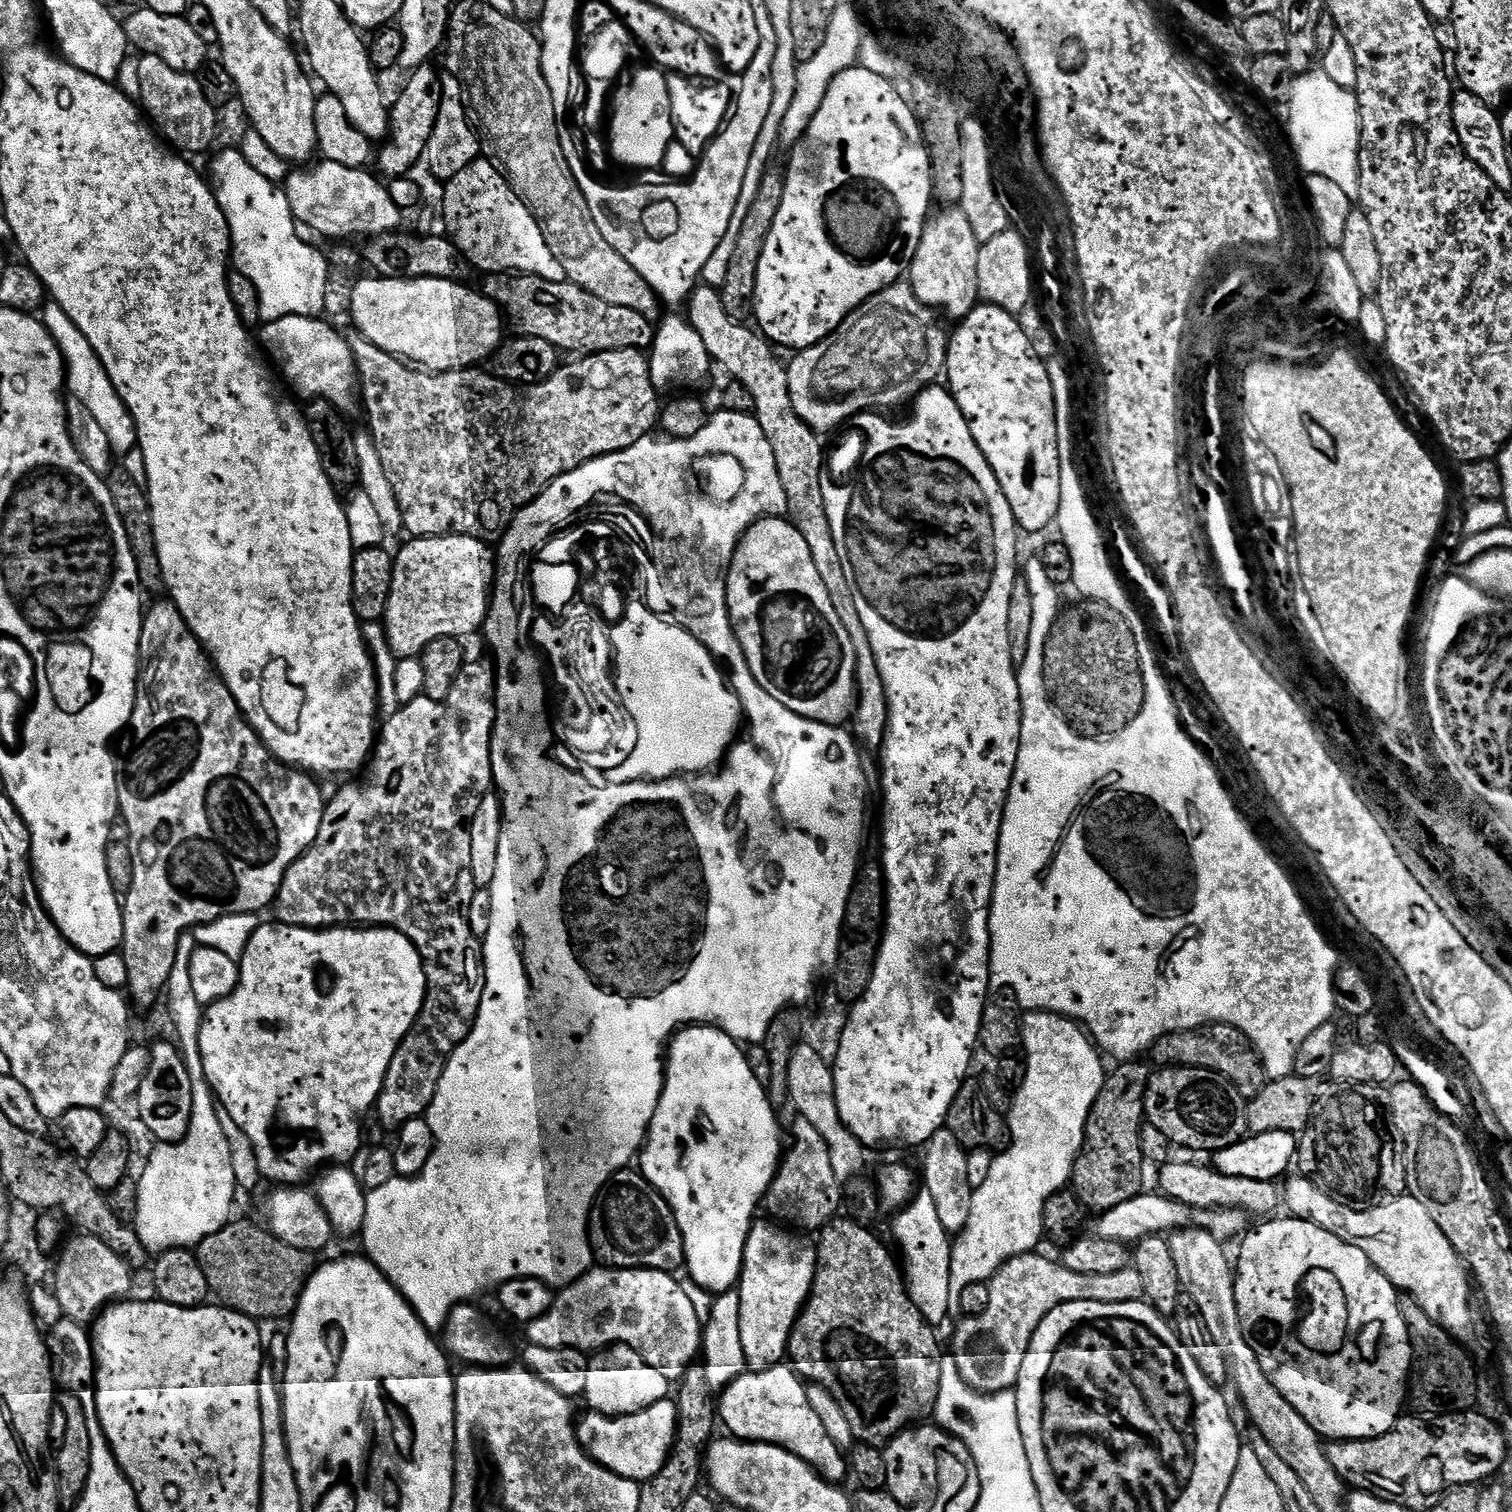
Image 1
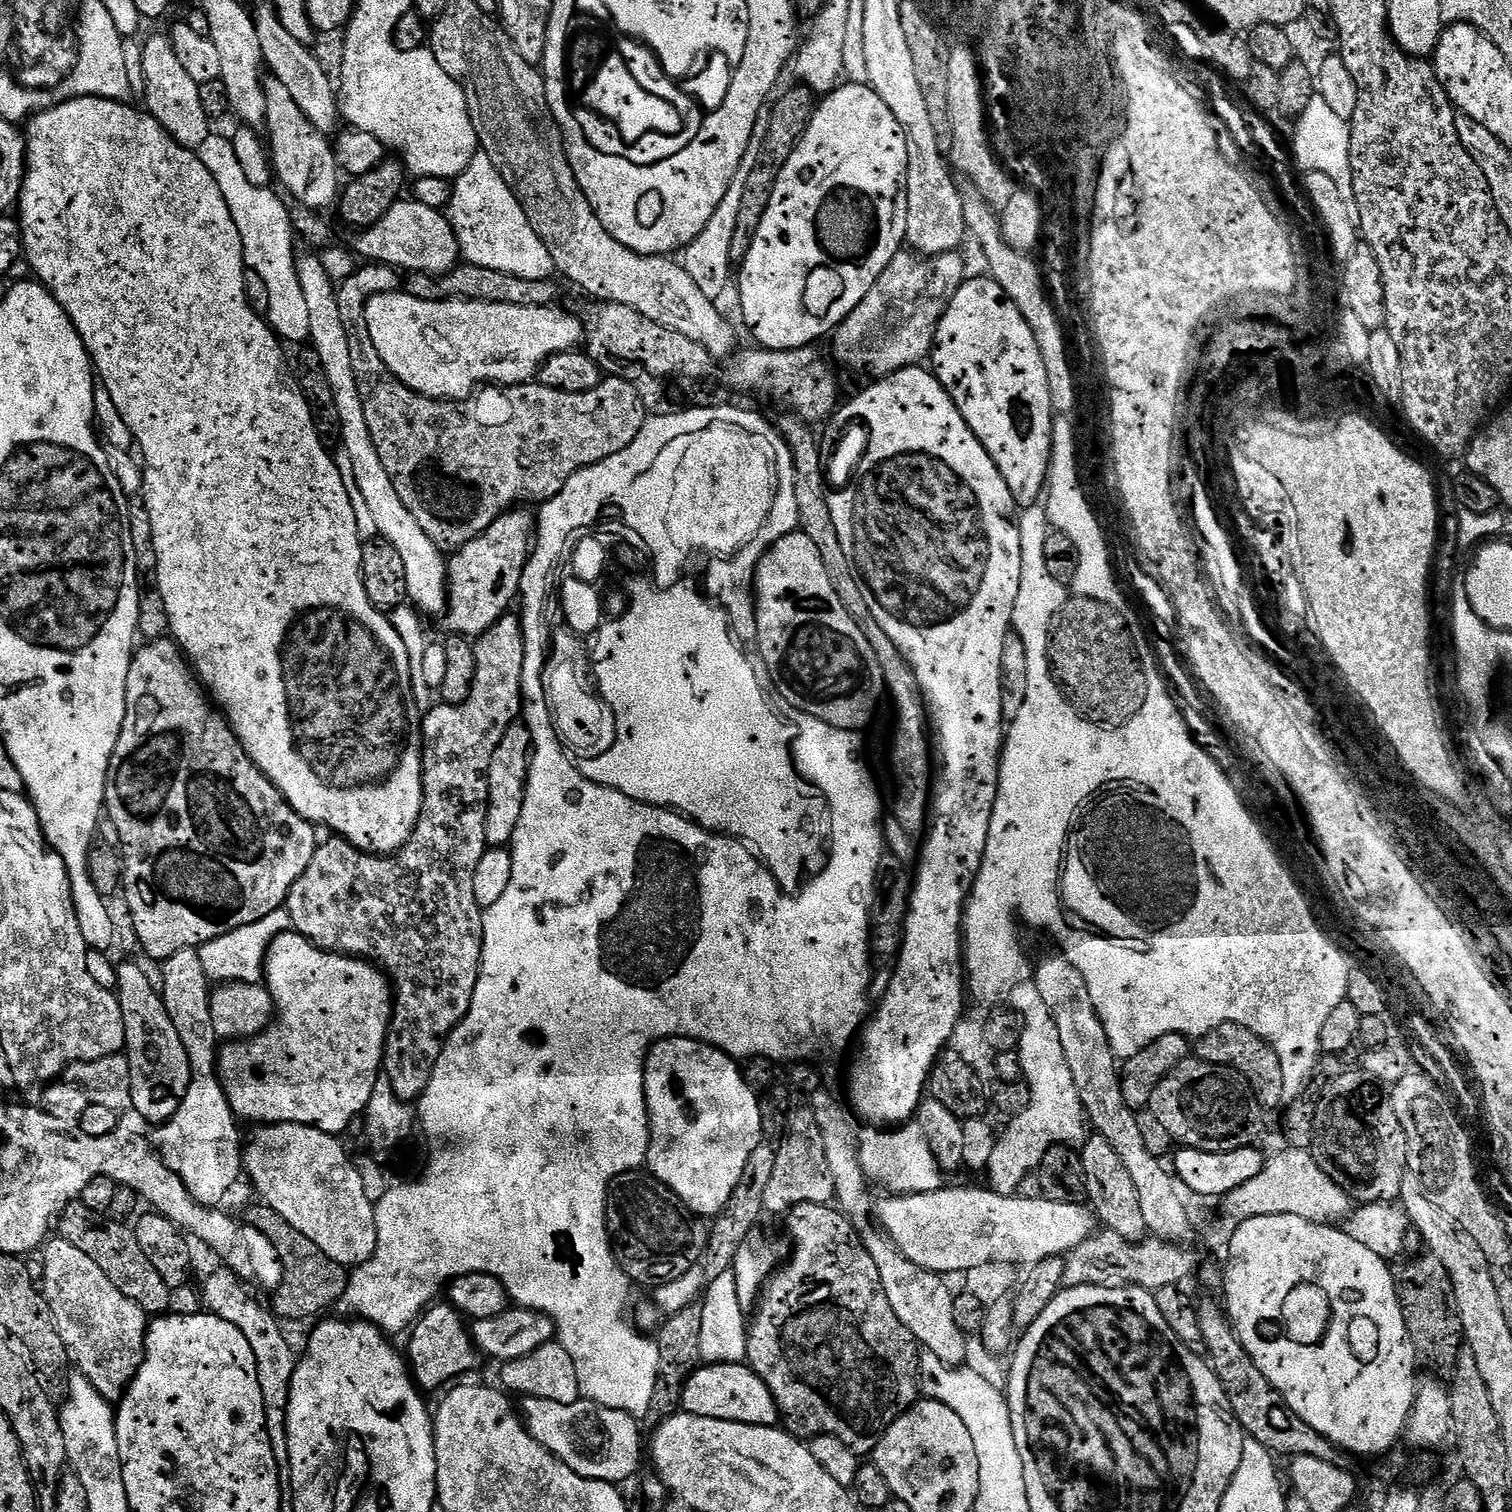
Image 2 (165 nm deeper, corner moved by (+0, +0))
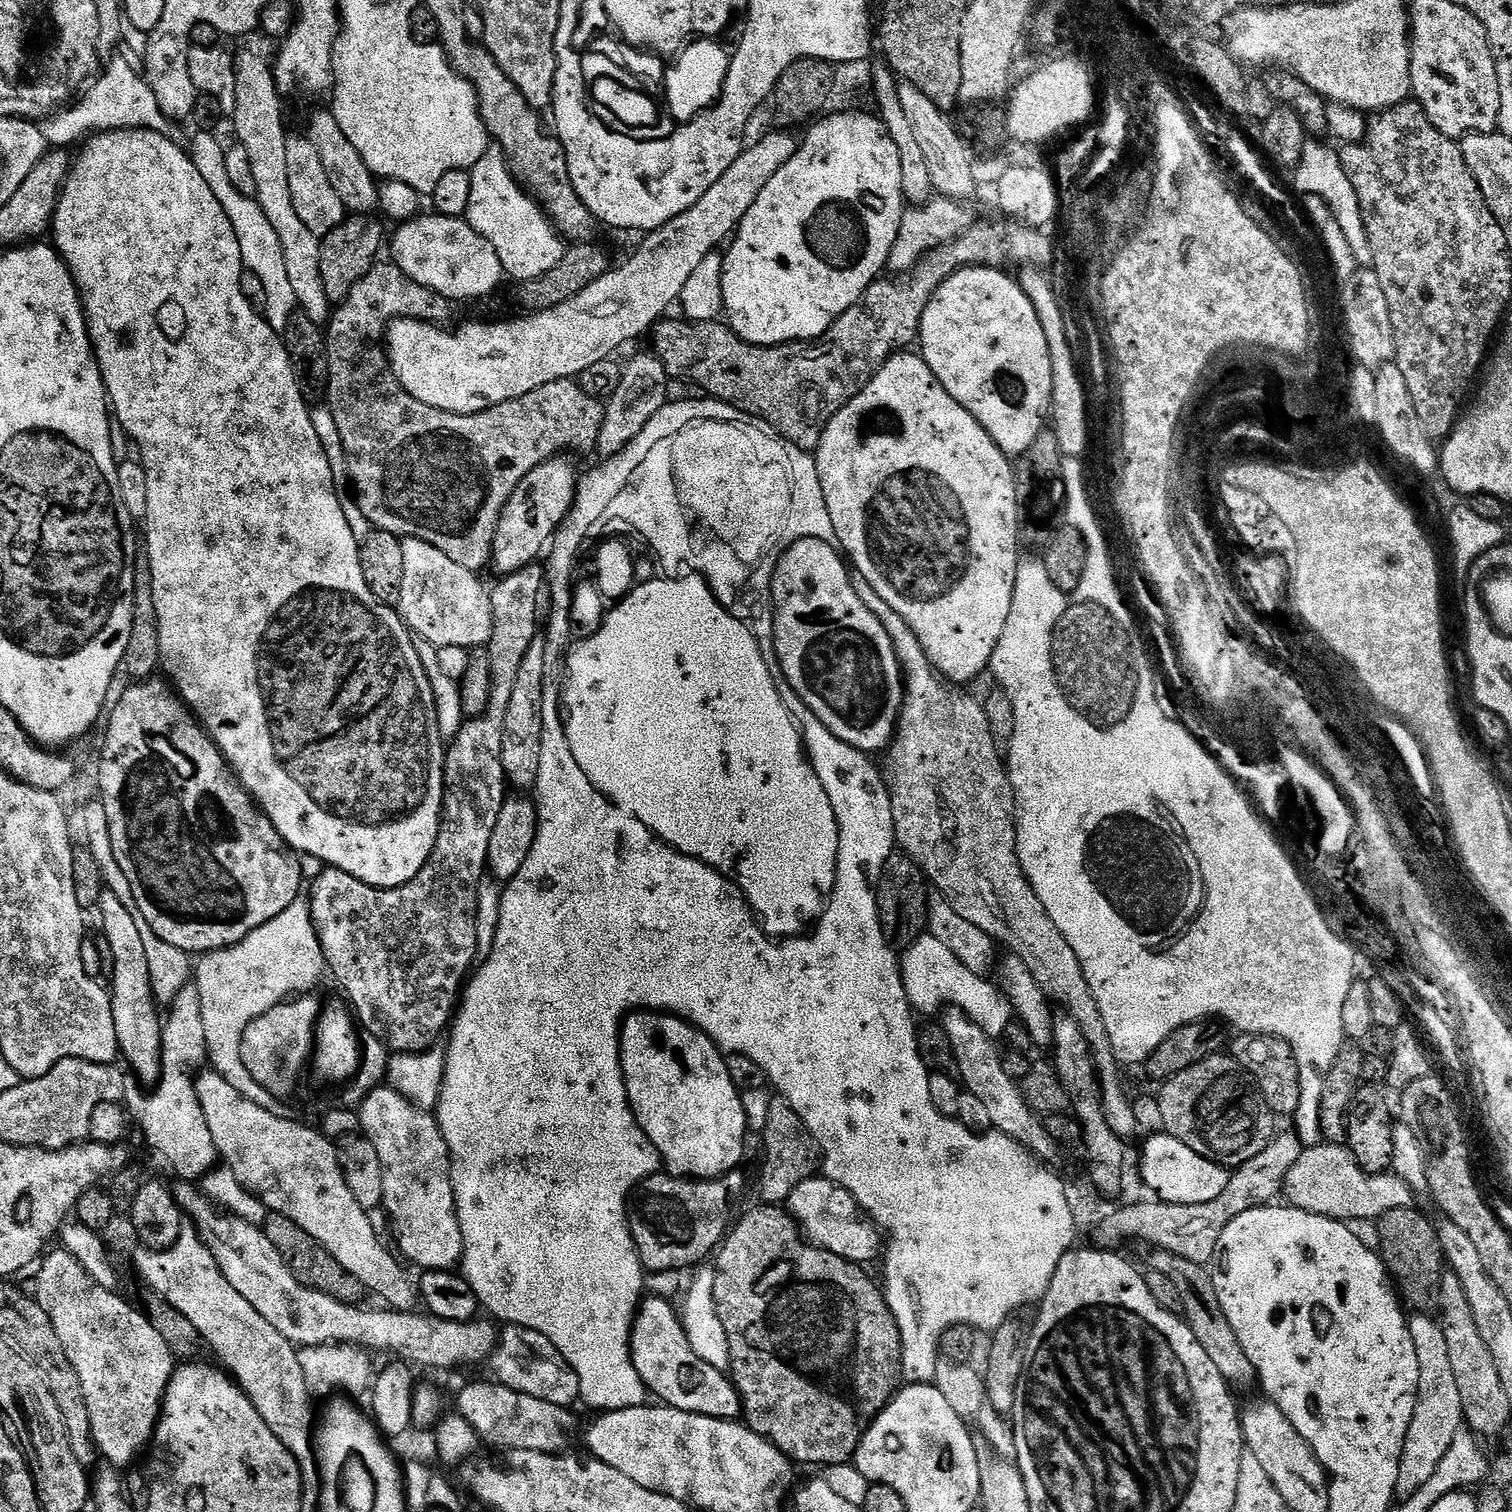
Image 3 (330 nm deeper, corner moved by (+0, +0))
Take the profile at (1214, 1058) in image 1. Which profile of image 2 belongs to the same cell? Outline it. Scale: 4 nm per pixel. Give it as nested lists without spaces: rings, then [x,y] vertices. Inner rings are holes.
[[[1223,1024],[1199,1037],[1194,1044],[1195,1059],[1211,1064],[1221,1064],[1239,1072],[1252,1086],[1261,1109],[1276,1108],[1285,1101],[1284,1071],[1278,1054],[1258,1034],[1246,1030],[1237,1024]]]

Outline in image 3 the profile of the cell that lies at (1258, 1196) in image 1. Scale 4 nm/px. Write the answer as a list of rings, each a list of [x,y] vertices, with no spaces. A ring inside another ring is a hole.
[[[1321,1142],[1317,1148],[1304,1148],[1301,1151],[1298,1162],[1290,1166],[1290,1174],[1284,1180],[1283,1195],[1288,1196],[1287,1203],[1298,1210],[1306,1210],[1310,1214],[1325,1216],[1331,1220],[1341,1222],[1353,1222],[1352,1220],[1379,1221],[1386,1210],[1398,1210],[1399,1208],[1411,1208],[1414,1204],[1414,1193],[1411,1188],[1398,1175],[1388,1172],[1370,1173],[1352,1157],[1347,1147]]]

